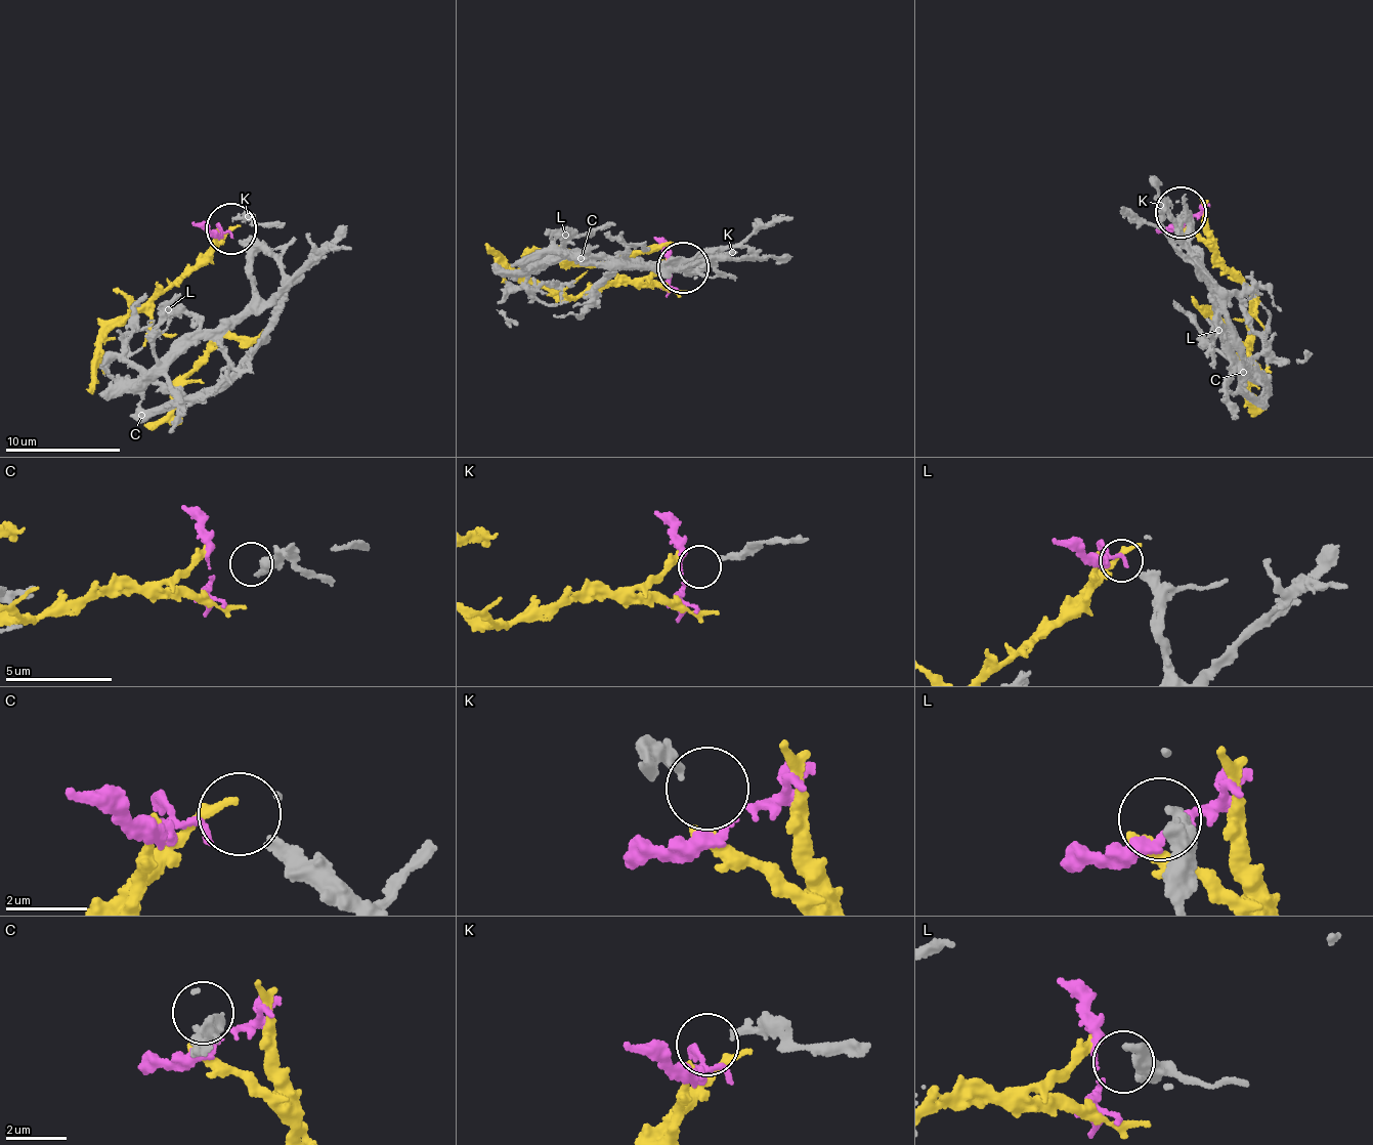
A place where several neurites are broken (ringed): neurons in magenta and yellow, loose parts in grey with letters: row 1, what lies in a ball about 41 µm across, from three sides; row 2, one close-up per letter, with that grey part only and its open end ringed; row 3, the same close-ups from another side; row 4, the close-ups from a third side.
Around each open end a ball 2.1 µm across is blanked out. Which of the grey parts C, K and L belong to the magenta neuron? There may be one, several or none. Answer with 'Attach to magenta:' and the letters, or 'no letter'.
Attach to magenta: L

